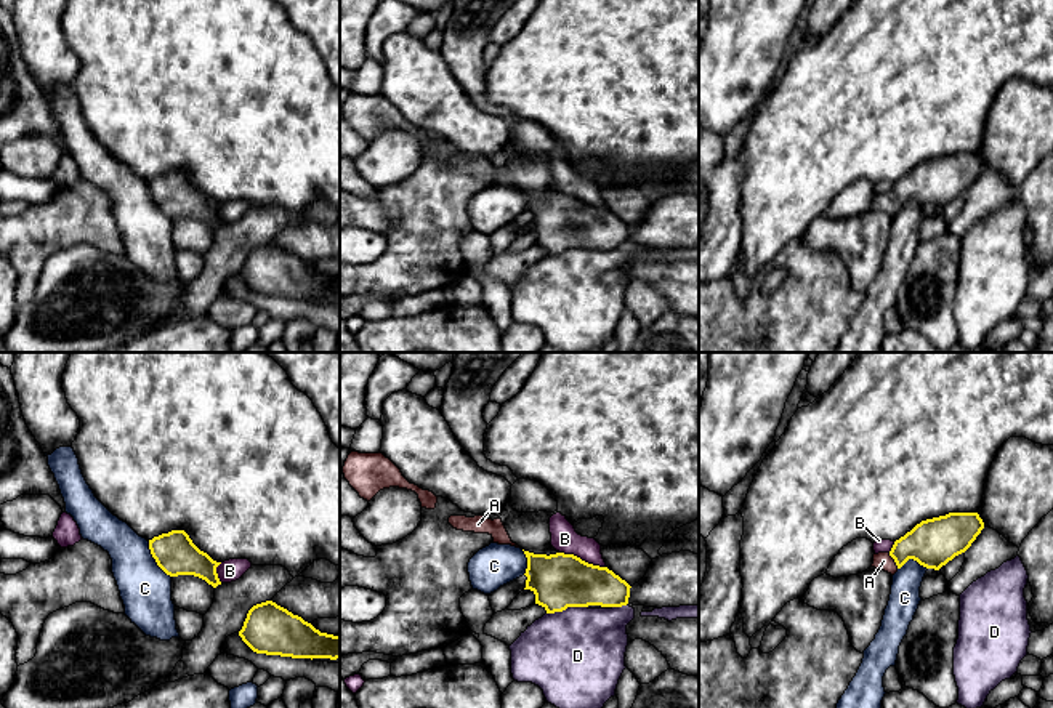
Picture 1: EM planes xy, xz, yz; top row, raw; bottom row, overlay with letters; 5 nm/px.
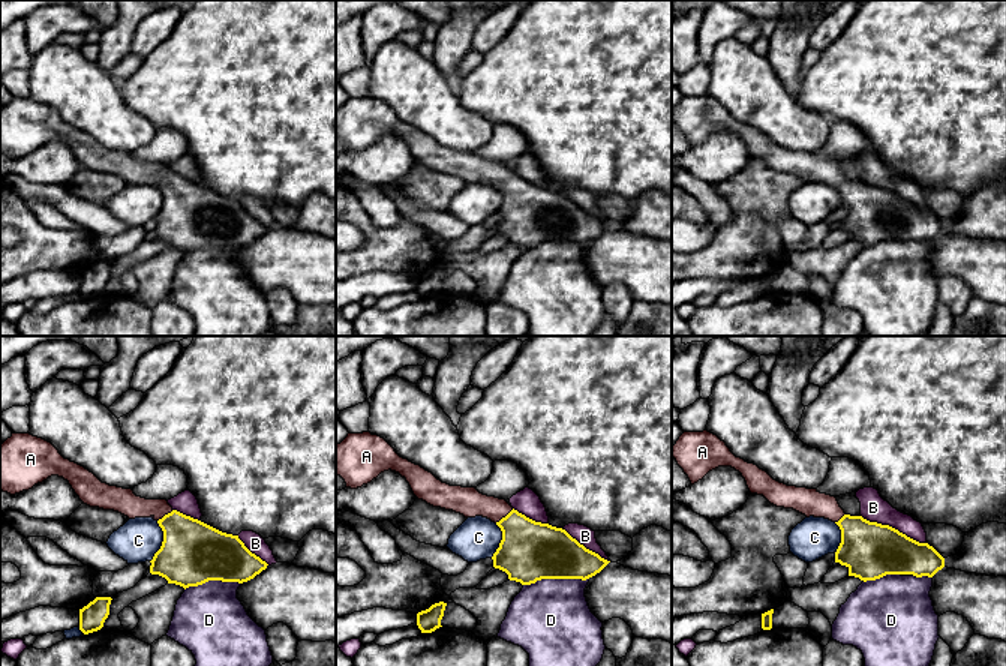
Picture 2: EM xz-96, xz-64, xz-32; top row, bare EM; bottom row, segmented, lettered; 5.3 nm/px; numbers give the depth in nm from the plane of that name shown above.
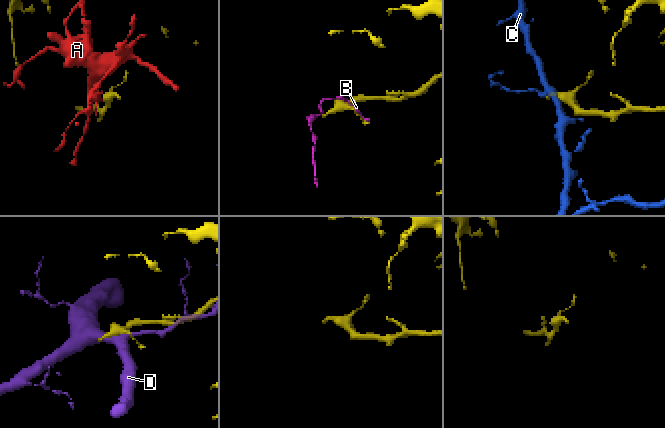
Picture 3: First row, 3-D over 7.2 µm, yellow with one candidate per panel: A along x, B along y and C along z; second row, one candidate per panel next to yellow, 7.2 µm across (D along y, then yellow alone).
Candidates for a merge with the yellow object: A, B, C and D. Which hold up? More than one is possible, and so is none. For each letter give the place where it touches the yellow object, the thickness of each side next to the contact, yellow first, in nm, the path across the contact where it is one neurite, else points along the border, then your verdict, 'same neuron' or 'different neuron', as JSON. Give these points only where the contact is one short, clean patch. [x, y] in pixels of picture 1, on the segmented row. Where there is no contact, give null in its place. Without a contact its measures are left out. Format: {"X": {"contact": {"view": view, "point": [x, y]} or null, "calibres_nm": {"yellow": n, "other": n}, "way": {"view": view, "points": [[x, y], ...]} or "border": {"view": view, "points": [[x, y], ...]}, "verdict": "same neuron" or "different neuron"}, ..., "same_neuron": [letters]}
{"A": {"contact": {"view": "yz", "point": [895, 561]}, "calibres_nm": {"yellow": 240, "other": 90}, "way": {"view": "yz", "points": [[935, 542], [912, 545], [895, 561], [883, 561]]}, "verdict": "same neuron"}, "B": {"contact": {"view": "xz", "point": [580, 559]}, "calibres_nm": {"yellow": 280, "other": 140}, "verdict": "different neuron"}, "C": {"contact": {"view": "xy", "point": [154, 558]}, "calibres_nm": {"yellow": 200, "other": 260}, "verdict": "different neuron"}, "D": {"contact": {"view": "xz", "point": [566, 607]}, "calibres_nm": {"yellow": 280, "other": 480}, "verdict": "different neuron"}, "same_neuron": ["A"]}

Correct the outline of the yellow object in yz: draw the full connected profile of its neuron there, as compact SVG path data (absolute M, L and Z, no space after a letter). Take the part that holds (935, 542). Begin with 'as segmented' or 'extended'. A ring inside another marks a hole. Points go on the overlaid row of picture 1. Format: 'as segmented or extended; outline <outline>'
extended; outline M949 513L922 521L894 541L890 553L873 554L872 567L894 575L909 559L939 570L965 553L984 529L978 513Z

